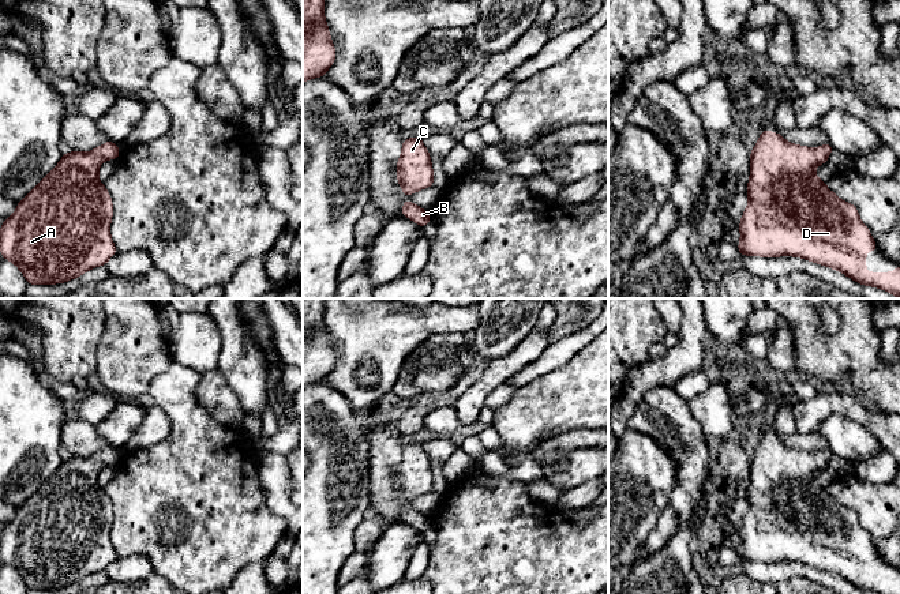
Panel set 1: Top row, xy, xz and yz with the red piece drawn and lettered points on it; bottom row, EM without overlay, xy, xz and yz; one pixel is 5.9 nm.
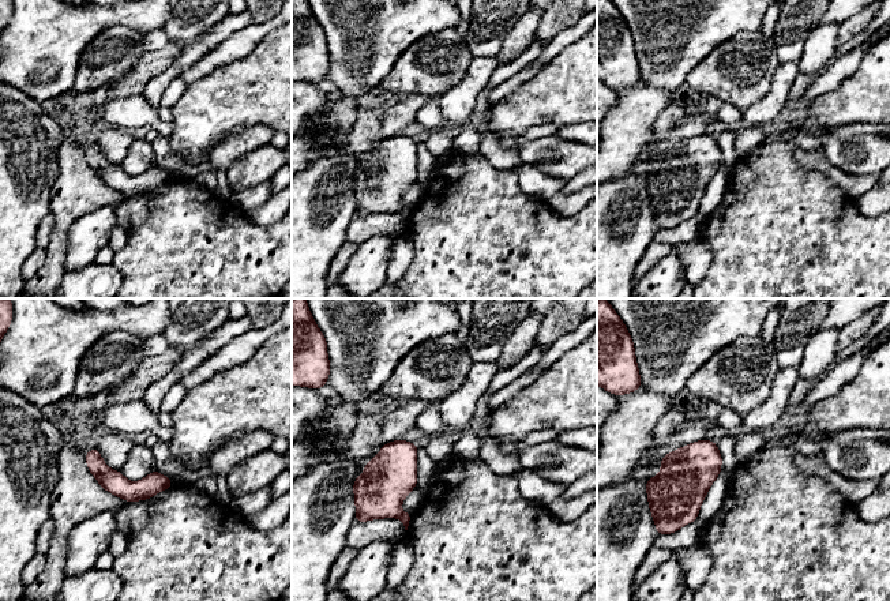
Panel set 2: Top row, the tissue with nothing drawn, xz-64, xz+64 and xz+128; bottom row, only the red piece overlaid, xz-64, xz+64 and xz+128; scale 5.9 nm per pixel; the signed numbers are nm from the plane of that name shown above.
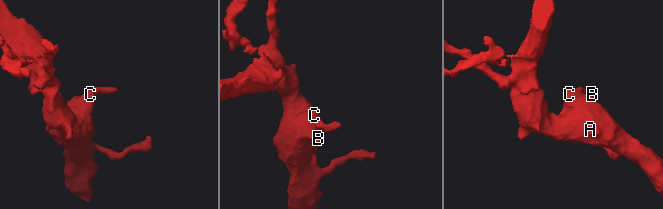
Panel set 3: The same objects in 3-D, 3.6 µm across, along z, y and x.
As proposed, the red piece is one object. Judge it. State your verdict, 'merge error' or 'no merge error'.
no merge error

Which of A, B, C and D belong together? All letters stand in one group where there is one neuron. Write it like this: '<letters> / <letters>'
A B C D

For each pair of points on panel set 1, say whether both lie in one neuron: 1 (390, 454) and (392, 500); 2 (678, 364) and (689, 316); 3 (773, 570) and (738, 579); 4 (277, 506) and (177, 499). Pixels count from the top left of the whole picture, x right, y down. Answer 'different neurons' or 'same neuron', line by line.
1: same neuron
2: same neuron
3: different neurons
4: different neurons

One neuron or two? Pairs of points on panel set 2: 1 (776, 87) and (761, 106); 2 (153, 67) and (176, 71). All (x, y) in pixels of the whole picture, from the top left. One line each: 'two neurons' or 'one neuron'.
1: one neuron
2: two neurons

